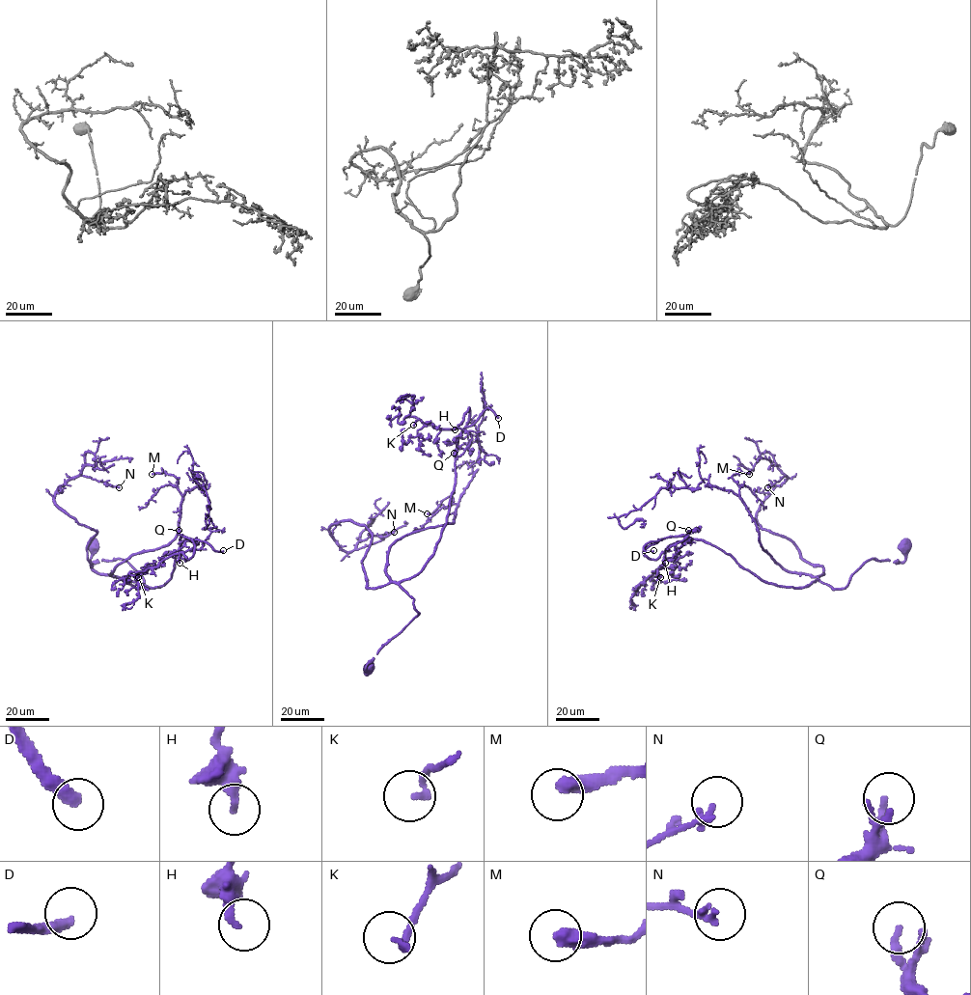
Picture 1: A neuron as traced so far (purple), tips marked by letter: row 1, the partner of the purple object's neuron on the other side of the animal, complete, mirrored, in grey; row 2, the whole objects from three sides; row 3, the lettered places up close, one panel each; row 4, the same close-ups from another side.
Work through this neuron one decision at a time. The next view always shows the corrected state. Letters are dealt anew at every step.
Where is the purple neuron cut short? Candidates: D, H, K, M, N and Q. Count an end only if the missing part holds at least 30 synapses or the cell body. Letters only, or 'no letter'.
D, K

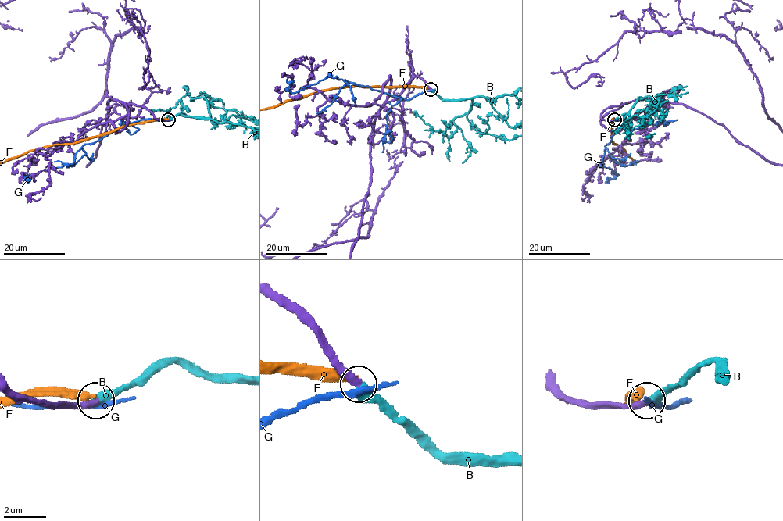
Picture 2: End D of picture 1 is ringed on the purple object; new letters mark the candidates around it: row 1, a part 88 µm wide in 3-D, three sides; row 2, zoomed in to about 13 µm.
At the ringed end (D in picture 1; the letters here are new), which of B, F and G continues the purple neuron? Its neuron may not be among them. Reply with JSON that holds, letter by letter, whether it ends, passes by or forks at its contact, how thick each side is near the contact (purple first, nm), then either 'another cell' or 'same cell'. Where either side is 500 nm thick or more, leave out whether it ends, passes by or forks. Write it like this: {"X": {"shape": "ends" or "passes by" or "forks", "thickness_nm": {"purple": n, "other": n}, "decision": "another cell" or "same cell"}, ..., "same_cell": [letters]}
{"B": {"shape": "ends", "thickness_nm": {"purple": 360, "other": 480}, "decision": "same cell"}, "F": {"shape": "ends", "thickness_nm": {"purple": 440, "other": 440}, "decision": "another cell"}, "G": {"shape": "passes by", "thickness_nm": {"purple": 360, "other": 280}, "decision": "another cell"}, "same_cell": ["B"]}

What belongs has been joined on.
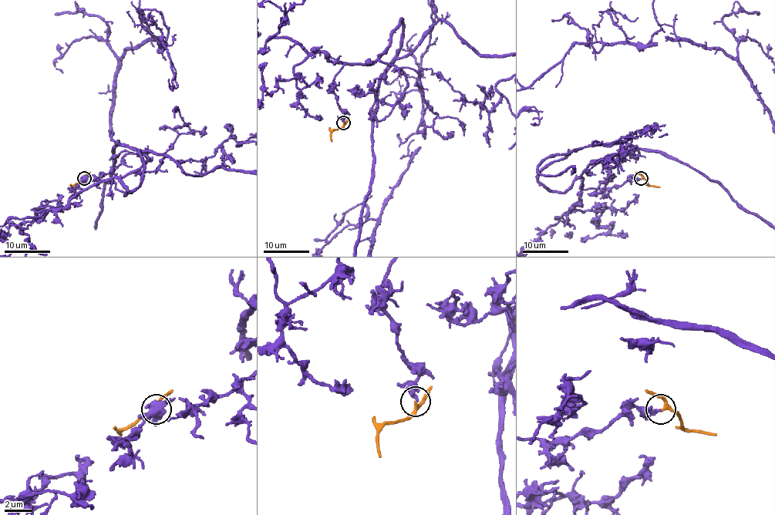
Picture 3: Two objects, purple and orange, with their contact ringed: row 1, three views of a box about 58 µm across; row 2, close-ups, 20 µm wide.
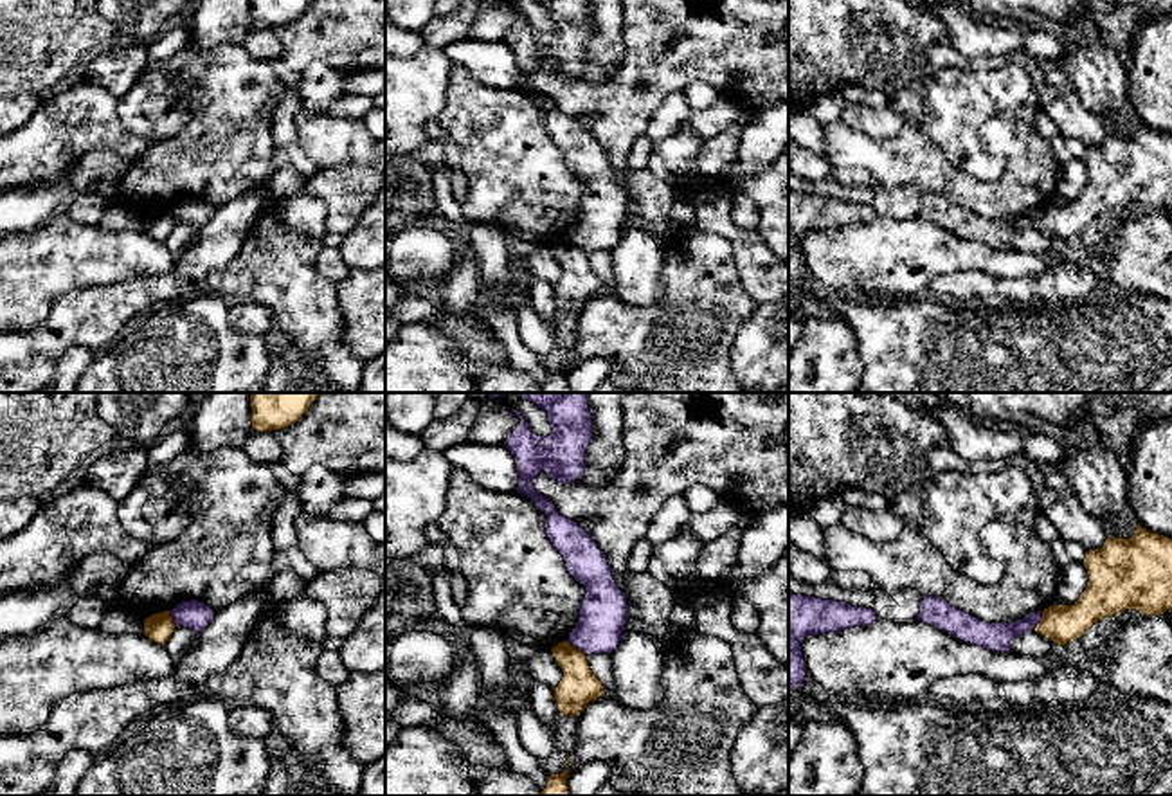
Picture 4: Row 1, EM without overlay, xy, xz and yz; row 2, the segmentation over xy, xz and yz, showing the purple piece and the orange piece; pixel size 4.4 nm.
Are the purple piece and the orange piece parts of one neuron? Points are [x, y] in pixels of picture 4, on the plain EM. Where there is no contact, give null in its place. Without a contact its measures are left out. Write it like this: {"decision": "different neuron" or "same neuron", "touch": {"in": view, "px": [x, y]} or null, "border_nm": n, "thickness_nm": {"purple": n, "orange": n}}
{"decision": "different neuron", "touch": {"in": "yz", "px": [1039, 217]}, "border_nm": 100, "thickness_nm": {"purple": 130, "orange": 180}}

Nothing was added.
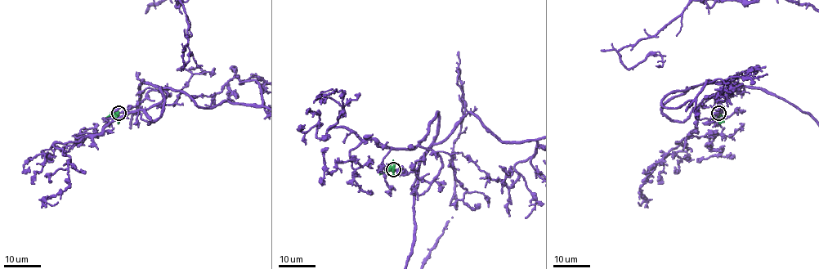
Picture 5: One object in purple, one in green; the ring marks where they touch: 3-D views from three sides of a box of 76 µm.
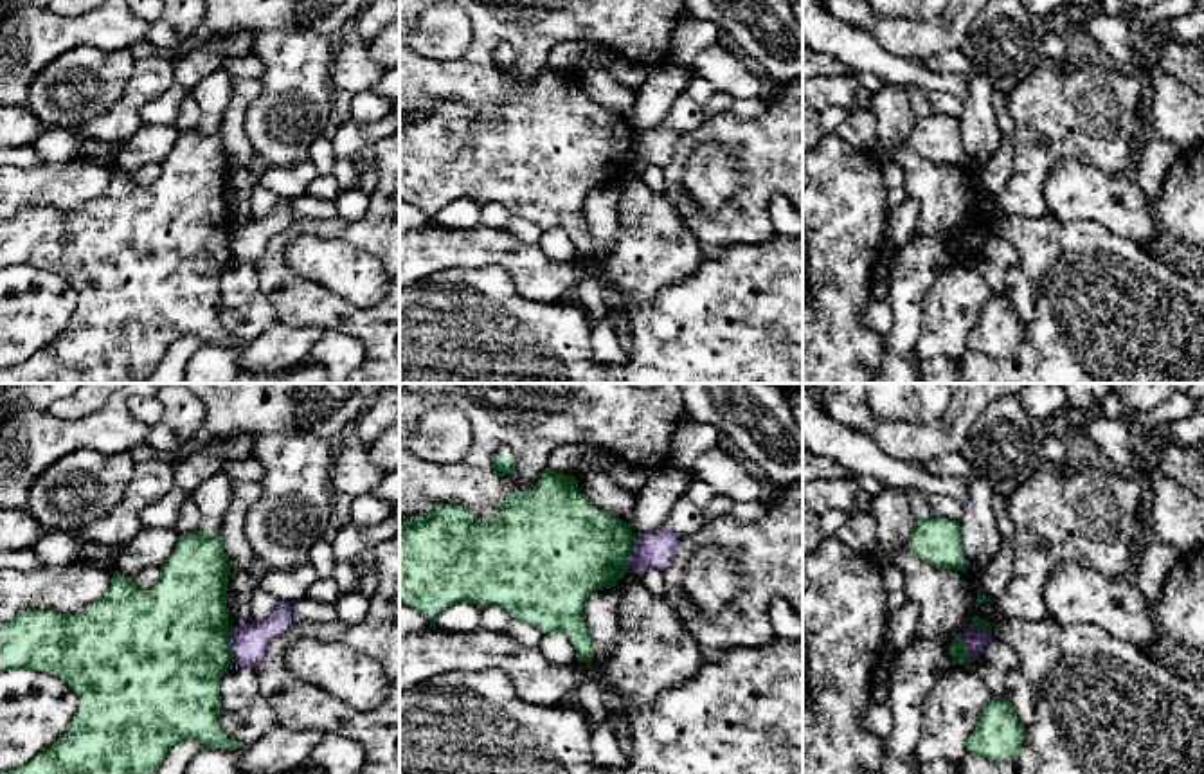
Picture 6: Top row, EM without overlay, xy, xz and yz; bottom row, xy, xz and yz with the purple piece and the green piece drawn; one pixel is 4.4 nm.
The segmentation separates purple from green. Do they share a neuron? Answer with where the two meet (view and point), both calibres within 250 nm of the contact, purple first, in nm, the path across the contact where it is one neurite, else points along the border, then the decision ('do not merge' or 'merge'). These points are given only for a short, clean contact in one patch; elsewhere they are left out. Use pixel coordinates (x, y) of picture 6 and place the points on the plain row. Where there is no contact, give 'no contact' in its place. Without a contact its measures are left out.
xy (231, 242) | 160/480 nm | along xy (229, 224), (233, 258) | do not merge

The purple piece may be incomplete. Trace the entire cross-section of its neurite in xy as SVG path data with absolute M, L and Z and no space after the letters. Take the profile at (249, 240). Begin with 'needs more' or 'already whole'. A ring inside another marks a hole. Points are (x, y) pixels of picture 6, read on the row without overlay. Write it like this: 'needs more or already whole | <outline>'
already whole | M281 200L261 220L252 218L245 223L230 223L230 250L232 259L245 263L261 261L270 239L292 223L290 200Z

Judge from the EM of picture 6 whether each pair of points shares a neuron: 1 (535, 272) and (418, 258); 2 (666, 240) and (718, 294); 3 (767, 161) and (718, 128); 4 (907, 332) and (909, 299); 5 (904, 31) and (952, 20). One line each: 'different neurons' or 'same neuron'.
1: same neuron
2: different neurons
3: same neuron
4: same neuron
5: same neuron

